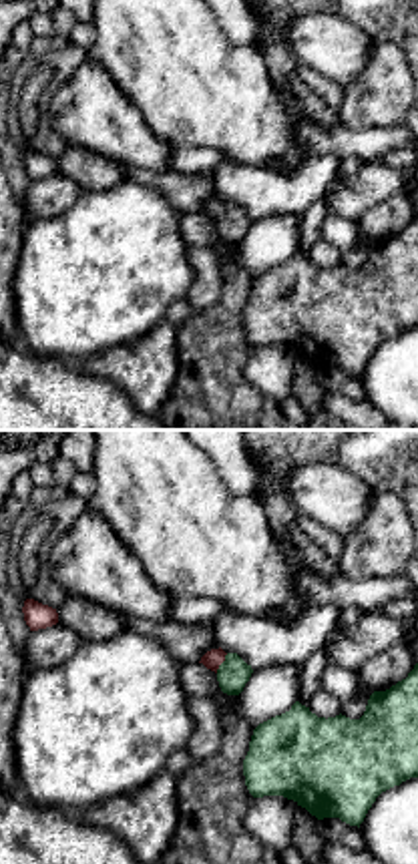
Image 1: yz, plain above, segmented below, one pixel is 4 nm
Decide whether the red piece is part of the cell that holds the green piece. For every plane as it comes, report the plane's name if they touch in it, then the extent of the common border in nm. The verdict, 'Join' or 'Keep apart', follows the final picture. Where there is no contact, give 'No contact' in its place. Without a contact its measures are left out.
Touches green in yz. Shared border 90 nm

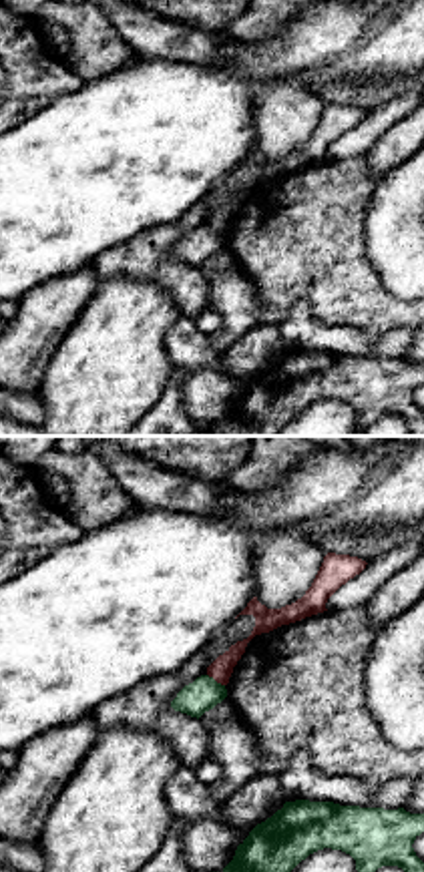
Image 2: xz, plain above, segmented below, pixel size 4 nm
Touches green in xz. Shared border 90 nm

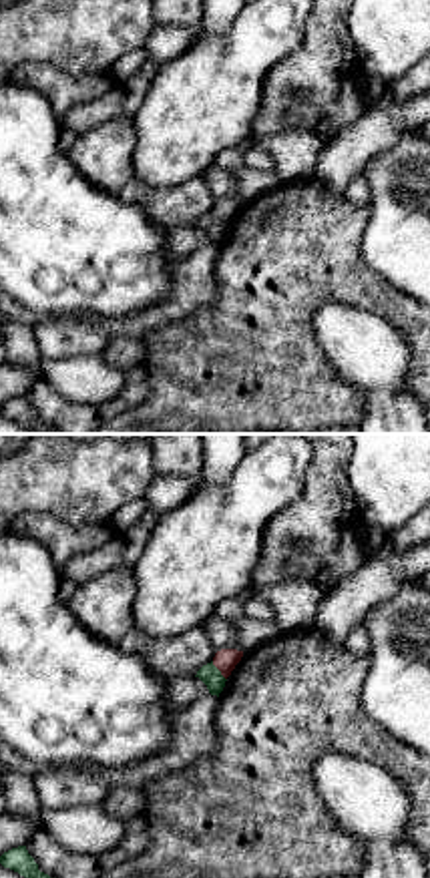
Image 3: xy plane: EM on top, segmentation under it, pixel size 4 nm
Touches green in xy. Shared border 100 nm

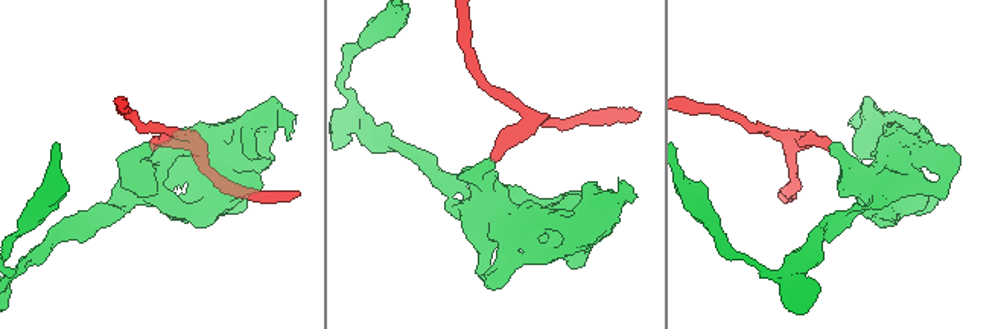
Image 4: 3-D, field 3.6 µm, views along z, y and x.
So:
Keep apart

